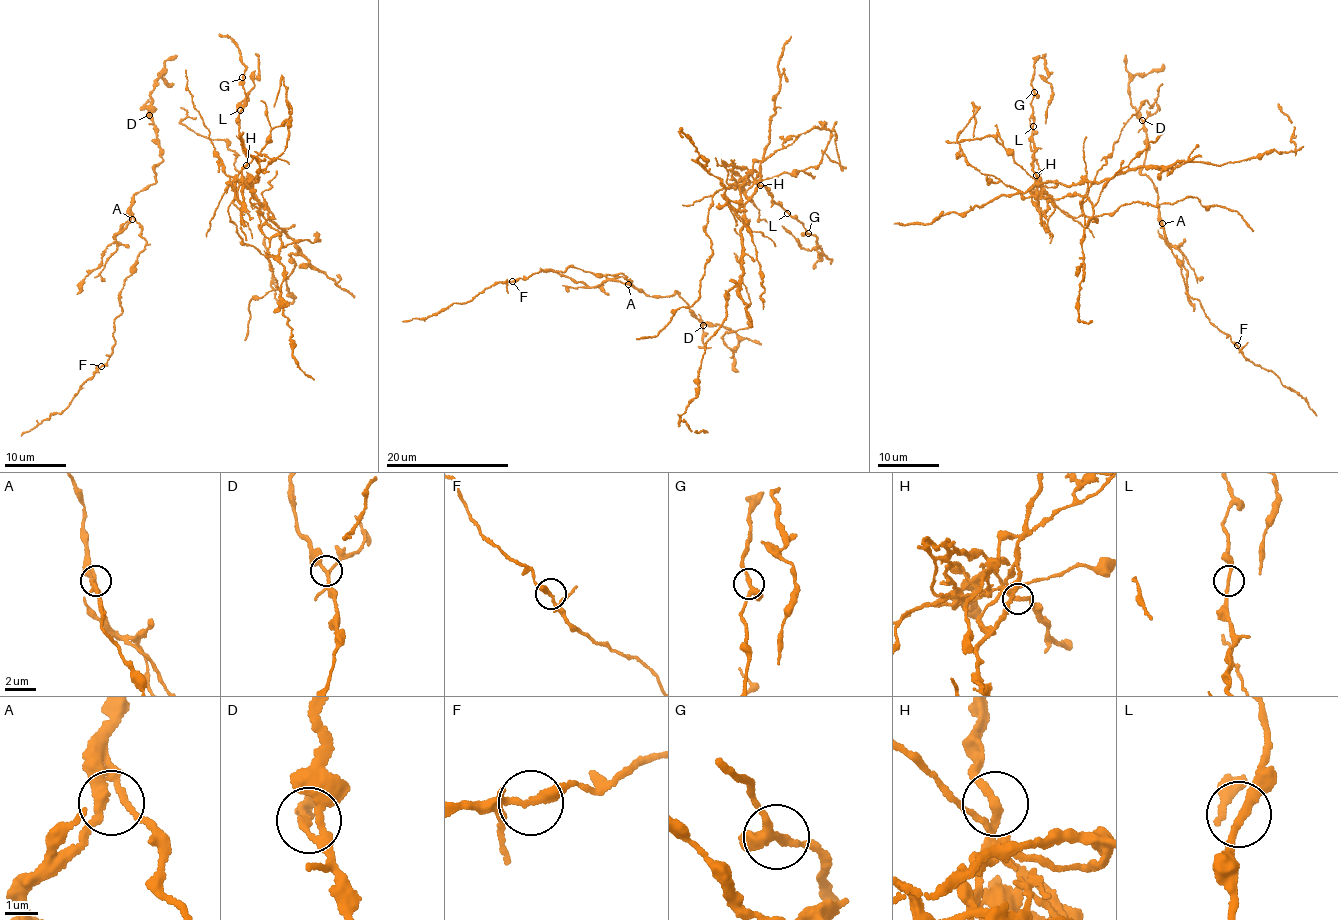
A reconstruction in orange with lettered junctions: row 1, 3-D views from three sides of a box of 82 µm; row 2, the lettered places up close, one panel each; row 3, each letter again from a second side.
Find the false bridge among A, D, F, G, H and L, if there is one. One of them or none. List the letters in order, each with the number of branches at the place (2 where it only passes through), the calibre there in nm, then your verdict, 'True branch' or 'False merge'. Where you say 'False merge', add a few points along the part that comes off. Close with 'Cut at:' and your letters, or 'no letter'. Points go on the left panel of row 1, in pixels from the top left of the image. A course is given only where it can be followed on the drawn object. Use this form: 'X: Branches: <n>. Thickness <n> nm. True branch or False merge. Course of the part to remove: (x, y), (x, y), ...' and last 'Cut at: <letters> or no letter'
A: Branches: 3. Thickness 240 nm. True branch
D: Branches: 3. Thickness 170 nm. True branch
F: Branches: 4. Thickness 200 nm. True branch
G: Branches: 3. Thickness 200 nm. True branch
H: Branches: 3. Thickness 200 nm. False merge. Course of the part to remove: (247, 165), (236, 186), (252, 188), (296, 243), (286, 305), (271, 286), (265, 237)
L: Branches: 2. Thickness 200 nm. True branch
Cut at: H

